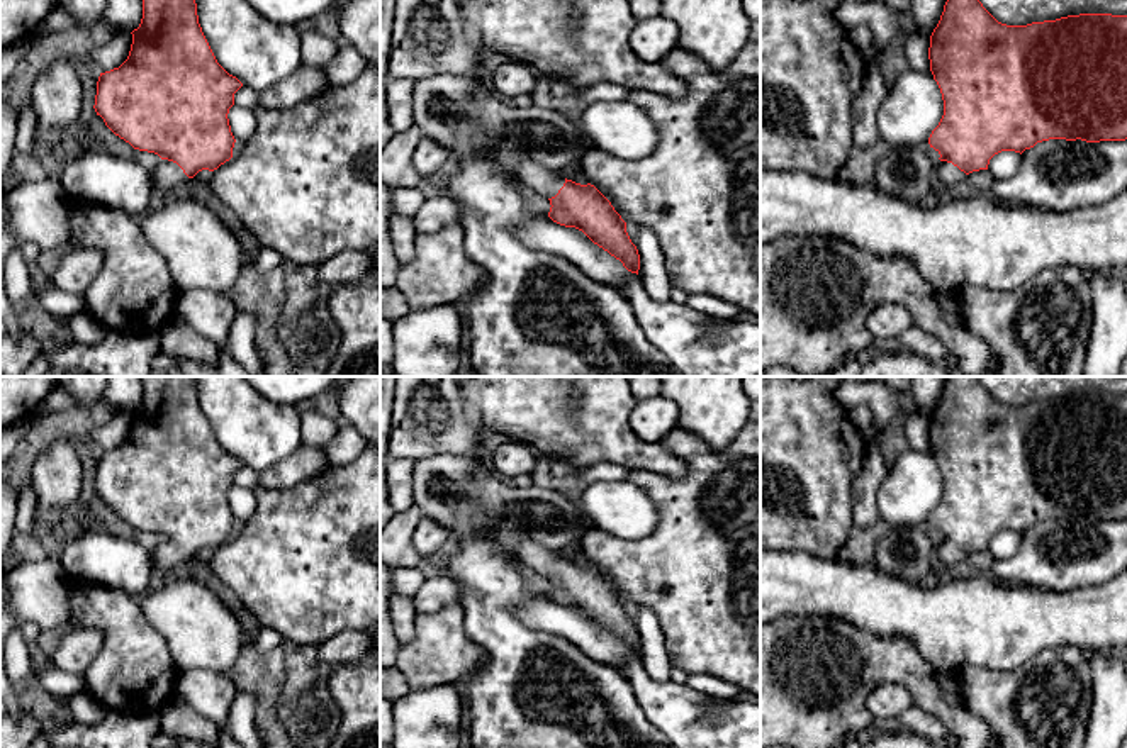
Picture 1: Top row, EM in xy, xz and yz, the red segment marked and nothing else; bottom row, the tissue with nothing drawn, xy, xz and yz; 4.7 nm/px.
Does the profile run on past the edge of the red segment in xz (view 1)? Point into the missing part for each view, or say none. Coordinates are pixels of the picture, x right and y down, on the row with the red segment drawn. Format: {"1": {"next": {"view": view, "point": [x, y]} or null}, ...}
{"1": {"next": {"view": "xz", "point": [547, 182]}}}

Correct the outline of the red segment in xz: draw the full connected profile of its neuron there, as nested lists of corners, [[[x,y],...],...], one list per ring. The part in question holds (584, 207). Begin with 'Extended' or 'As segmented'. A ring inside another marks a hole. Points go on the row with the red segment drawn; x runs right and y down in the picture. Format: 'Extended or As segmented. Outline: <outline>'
Extended. Outline: [[[530,159],[518,165],[514,178],[550,200],[548,217],[553,222],[582,231],[628,271],[638,275],[640,254],[626,232],[626,222],[594,185],[575,183]]]

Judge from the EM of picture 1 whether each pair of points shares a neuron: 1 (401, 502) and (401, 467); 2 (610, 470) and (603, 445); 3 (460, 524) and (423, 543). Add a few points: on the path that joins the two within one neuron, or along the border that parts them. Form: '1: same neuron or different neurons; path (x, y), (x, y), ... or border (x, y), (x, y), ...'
1: same neuron; path (401, 494), (401, 475)
2: different neurons; border (628, 468), (618, 463), (599, 462), (577, 470)
3: different neurons; border (423, 516), (440, 523), (450, 535)

